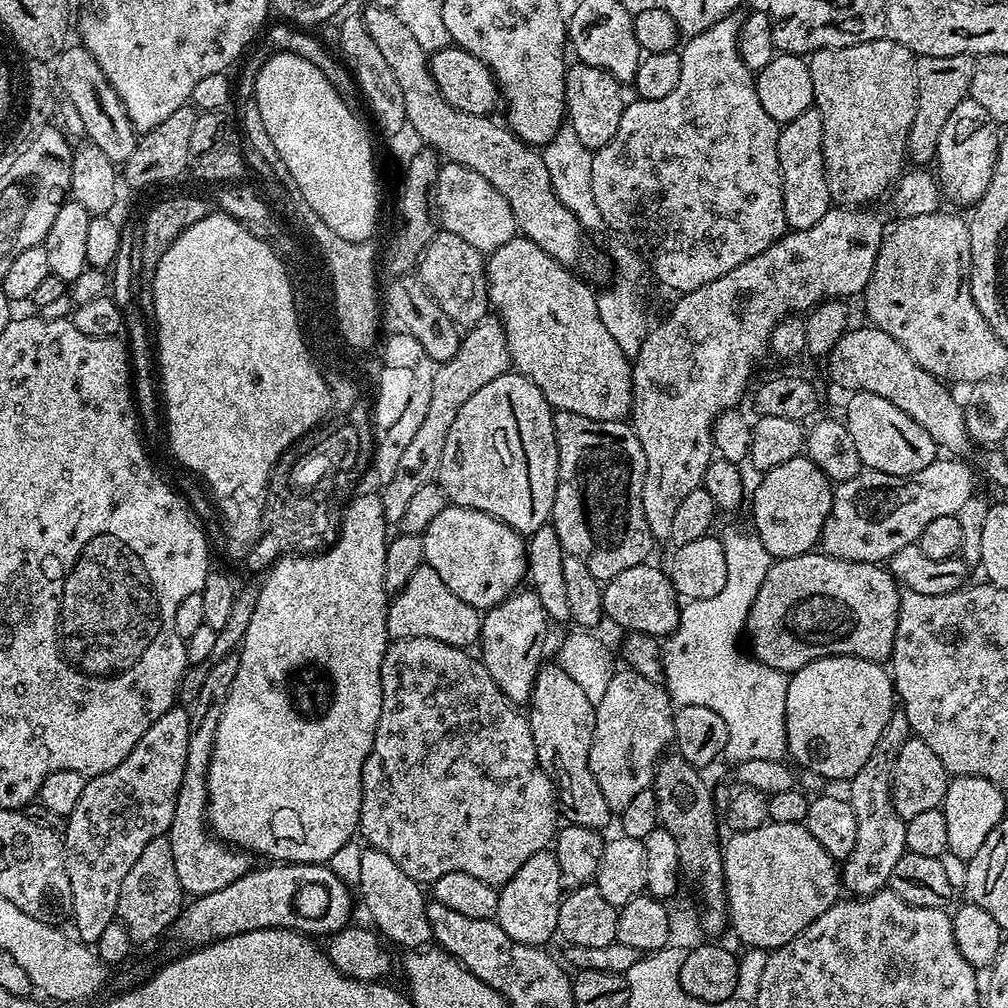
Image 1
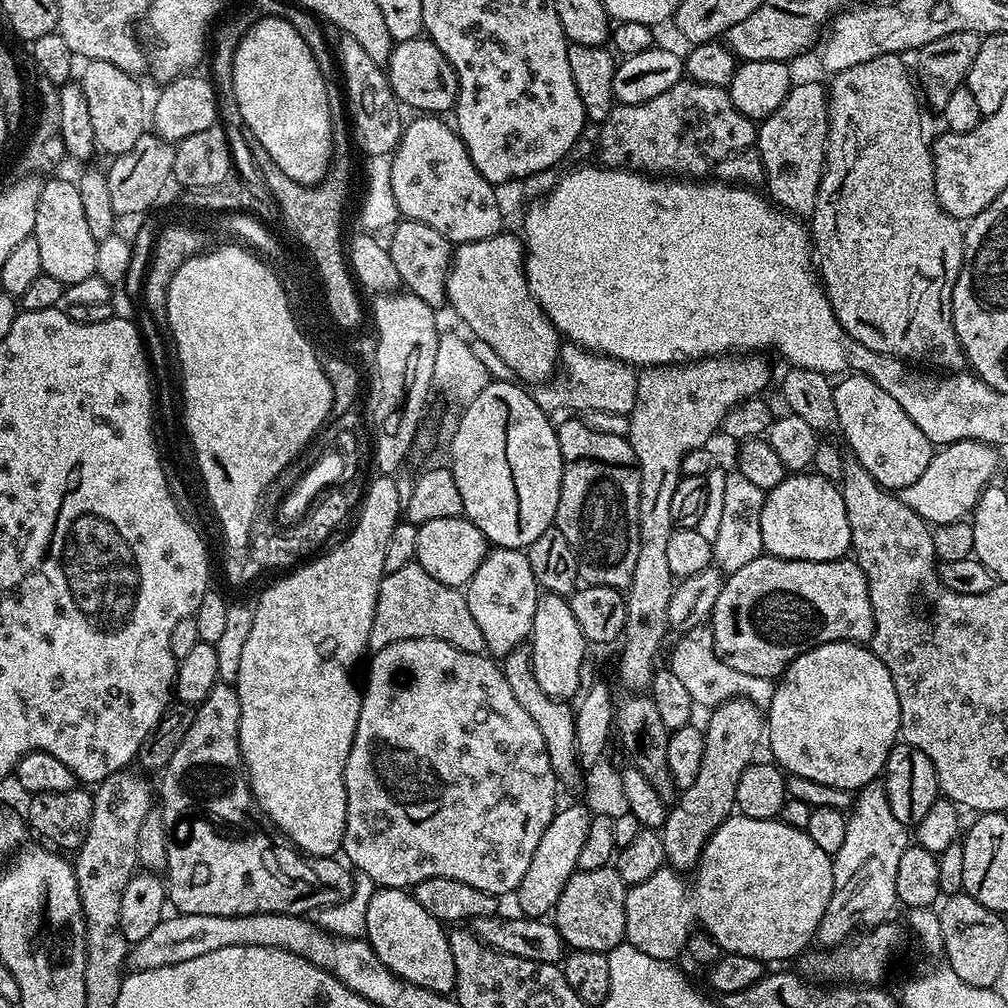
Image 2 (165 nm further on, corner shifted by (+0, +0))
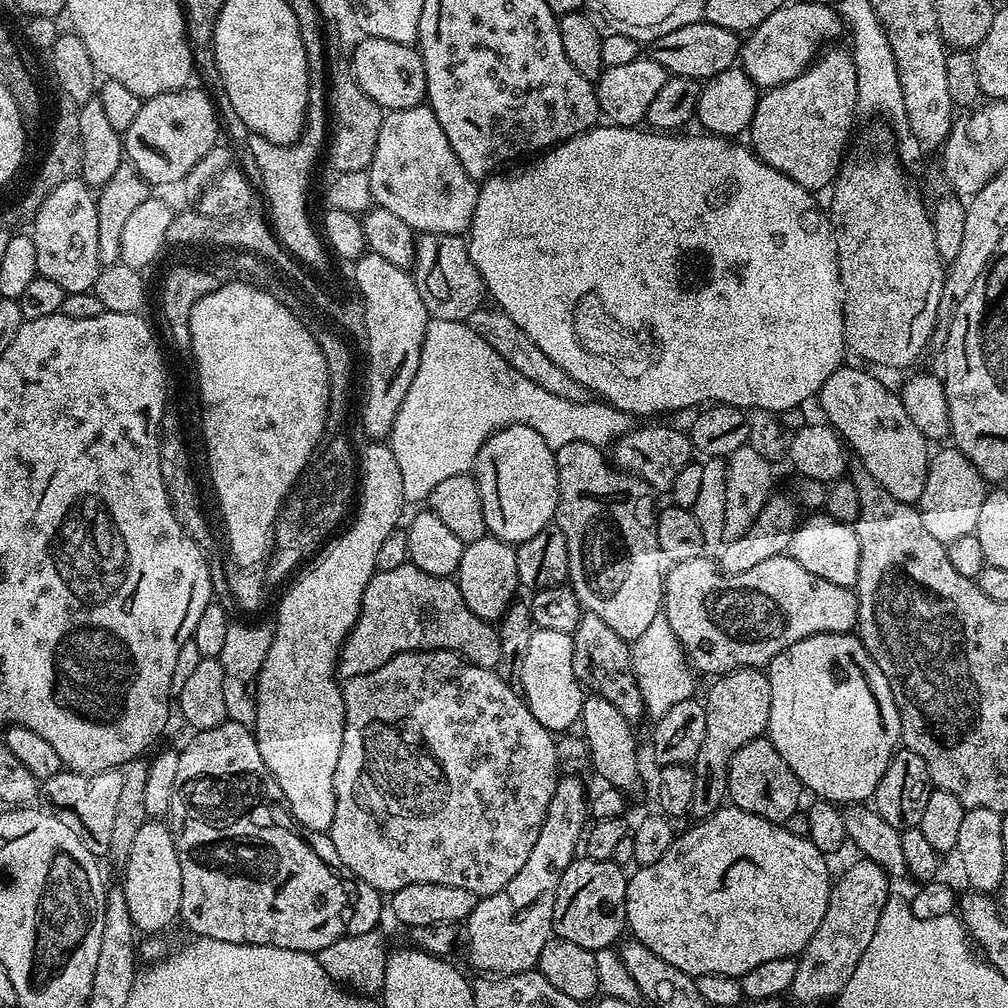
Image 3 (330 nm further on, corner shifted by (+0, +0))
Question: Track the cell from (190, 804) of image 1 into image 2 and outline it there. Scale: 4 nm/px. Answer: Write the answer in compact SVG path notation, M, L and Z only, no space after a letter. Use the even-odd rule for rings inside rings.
M217 682L210 690L204 701L195 709L190 730L186 730L186 738L174 750L174 758L162 770L164 781L158 784L158 800L164 809L164 825L168 835L168 867L166 869L166 896L179 915L186 914L214 914L215 916L253 916L254 914L286 914L287 916L304 916L323 910L334 905L346 896L345 889L331 888L320 881L320 876L311 868L309 857L301 853L300 849L264 815L256 799L252 797L252 787L248 785L248 778L244 770L244 762L240 758L240 703L235 687L231 683Z

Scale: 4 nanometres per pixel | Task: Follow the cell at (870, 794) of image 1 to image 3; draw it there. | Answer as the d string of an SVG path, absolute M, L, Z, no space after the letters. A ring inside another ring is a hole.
M856 858L856 861L841 874L840 881L832 884L826 914L822 914L822 926L814 930L814 938L810 938L810 942L802 949L796 960L790 996L793 996L798 1003L820 1004L823 1000L831 1002L839 996L846 982L850 982L866 946L870 946L870 938L874 938L874 930L878 930L878 918L882 918L882 910L890 895L888 884L890 884L890 877L885 874L882 866L863 858Z

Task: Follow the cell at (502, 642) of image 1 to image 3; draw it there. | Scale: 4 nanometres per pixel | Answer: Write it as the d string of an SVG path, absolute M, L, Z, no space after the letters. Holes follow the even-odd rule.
M491 534L478 538L478 542L466 544L462 562L456 568L454 579L466 606L470 606L470 610L474 610L478 618L499 622L512 601L517 599L520 588L515 547Z

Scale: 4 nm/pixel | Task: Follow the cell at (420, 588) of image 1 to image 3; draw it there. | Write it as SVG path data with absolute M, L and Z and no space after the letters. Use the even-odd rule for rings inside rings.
M412 563L397 566L394 570L375 572L362 594L362 606L350 634L340 647L338 672L345 681L356 676L370 674L378 670L390 658L403 652L455 652L463 660L469 660L474 666L495 669L500 656L505 655L500 645L500 633L489 621L478 618L470 606L462 598L460 588L455 579L446 576L426 574L426 570L418 570Z

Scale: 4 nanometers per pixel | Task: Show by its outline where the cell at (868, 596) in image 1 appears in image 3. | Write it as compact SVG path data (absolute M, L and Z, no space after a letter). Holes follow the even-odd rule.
M790 554L767 558L766 562L733 576L721 571L715 559L702 555L672 564L667 569L662 614L670 622L670 630L674 630L693 669L719 678L736 668L763 669L775 656L782 654L782 650L794 646L794 642L802 642L802 638L831 632L851 633L858 624L858 602L852 588L834 586L834 582L810 574L810 570Z

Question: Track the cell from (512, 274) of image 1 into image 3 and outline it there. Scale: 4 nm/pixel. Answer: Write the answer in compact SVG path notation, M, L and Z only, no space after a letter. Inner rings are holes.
M423 233L416 241L414 279L431 319L465 321L468 315L485 307L484 279L478 274L474 262L470 262L468 242L463 235Z

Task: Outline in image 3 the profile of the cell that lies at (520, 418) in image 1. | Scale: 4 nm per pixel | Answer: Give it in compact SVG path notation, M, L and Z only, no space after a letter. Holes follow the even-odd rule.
M521 424L499 428L478 450L474 475L478 494L482 498L482 514L486 518L486 526L491 535L515 546L526 542L526 538L534 538L534 534L538 534L538 530L553 523L558 502L556 453L550 446L546 446L546 442L542 438L542 434L538 434L538 430L530 430L530 426Z

